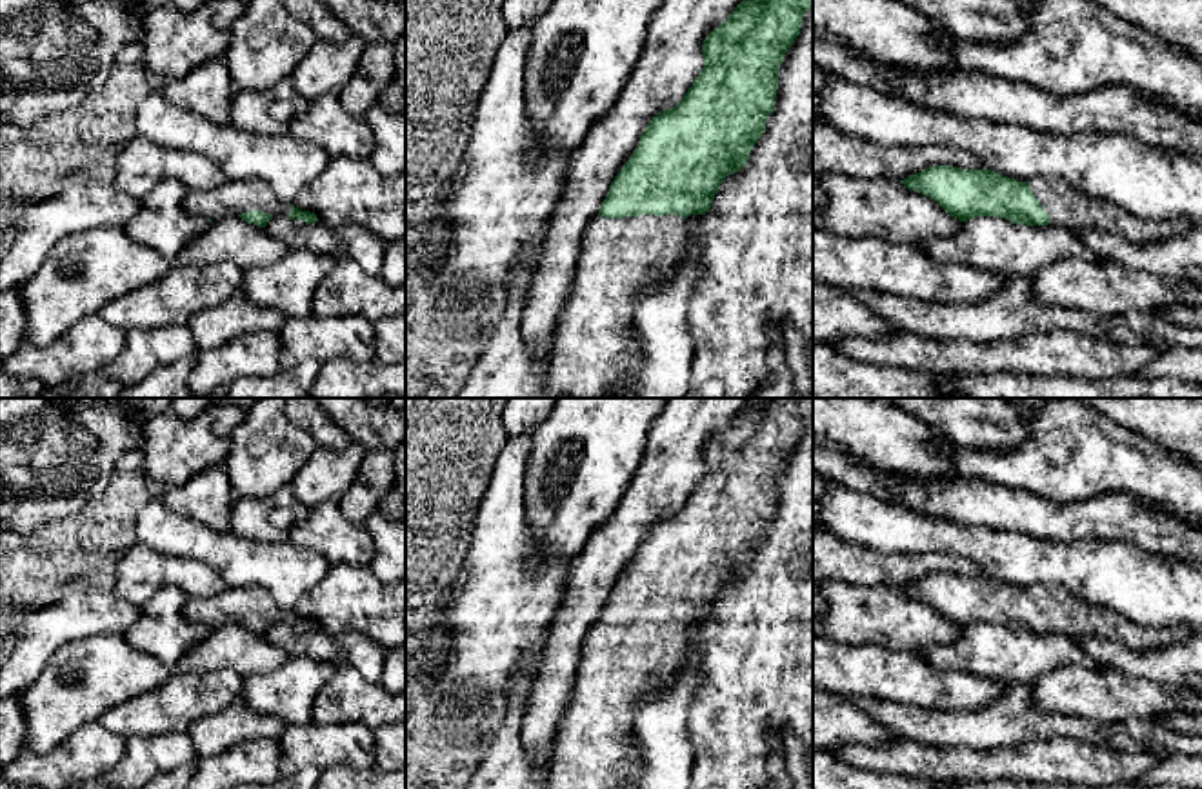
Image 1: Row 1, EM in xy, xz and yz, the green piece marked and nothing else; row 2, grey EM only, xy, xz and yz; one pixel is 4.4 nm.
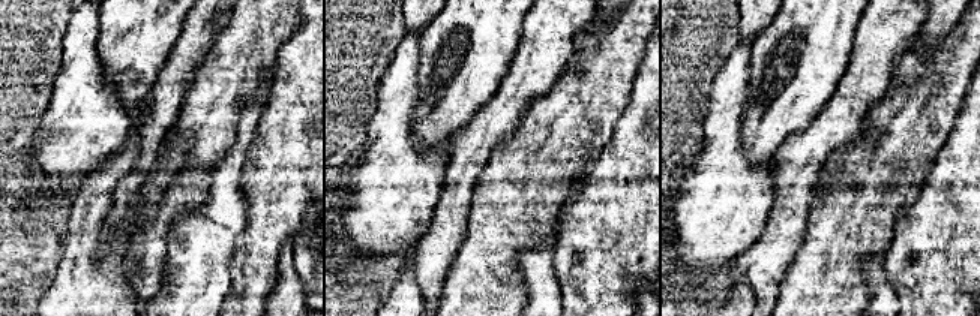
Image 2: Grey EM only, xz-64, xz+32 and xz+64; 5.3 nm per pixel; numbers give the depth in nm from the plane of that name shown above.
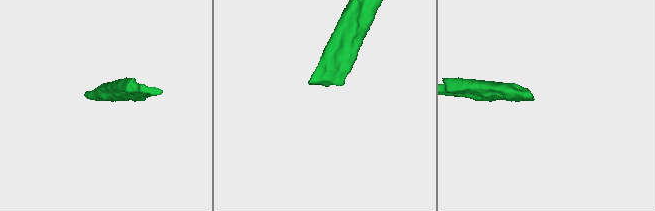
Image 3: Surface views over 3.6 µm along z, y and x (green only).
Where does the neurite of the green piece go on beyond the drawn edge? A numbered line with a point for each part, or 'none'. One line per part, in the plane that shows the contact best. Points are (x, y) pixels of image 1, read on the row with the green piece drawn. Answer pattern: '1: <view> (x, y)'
1: xz (595, 349)

